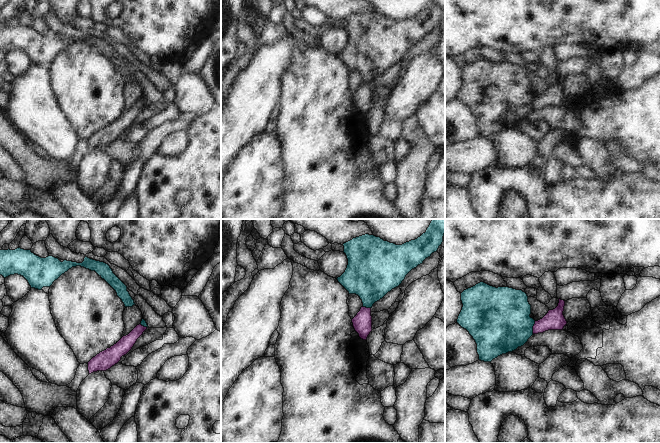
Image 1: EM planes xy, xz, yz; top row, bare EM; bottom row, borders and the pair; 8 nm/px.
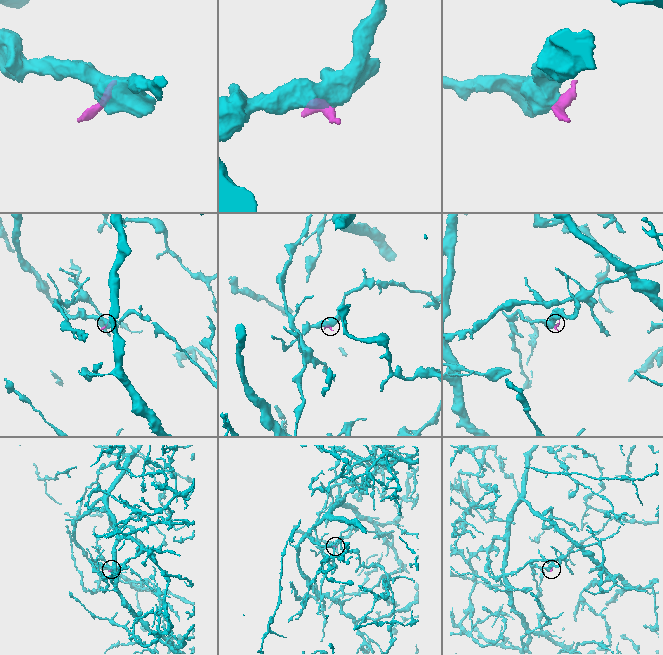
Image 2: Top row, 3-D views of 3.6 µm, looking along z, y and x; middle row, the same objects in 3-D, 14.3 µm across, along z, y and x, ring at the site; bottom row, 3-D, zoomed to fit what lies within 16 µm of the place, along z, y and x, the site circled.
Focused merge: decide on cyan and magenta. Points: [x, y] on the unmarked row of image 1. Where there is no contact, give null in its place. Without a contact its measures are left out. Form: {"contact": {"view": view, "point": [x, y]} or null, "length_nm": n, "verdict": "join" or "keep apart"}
{"contact": {"view": "yz", "point": [532, 103]}, "length_nm": 110, "verdict": "keep apart"}

